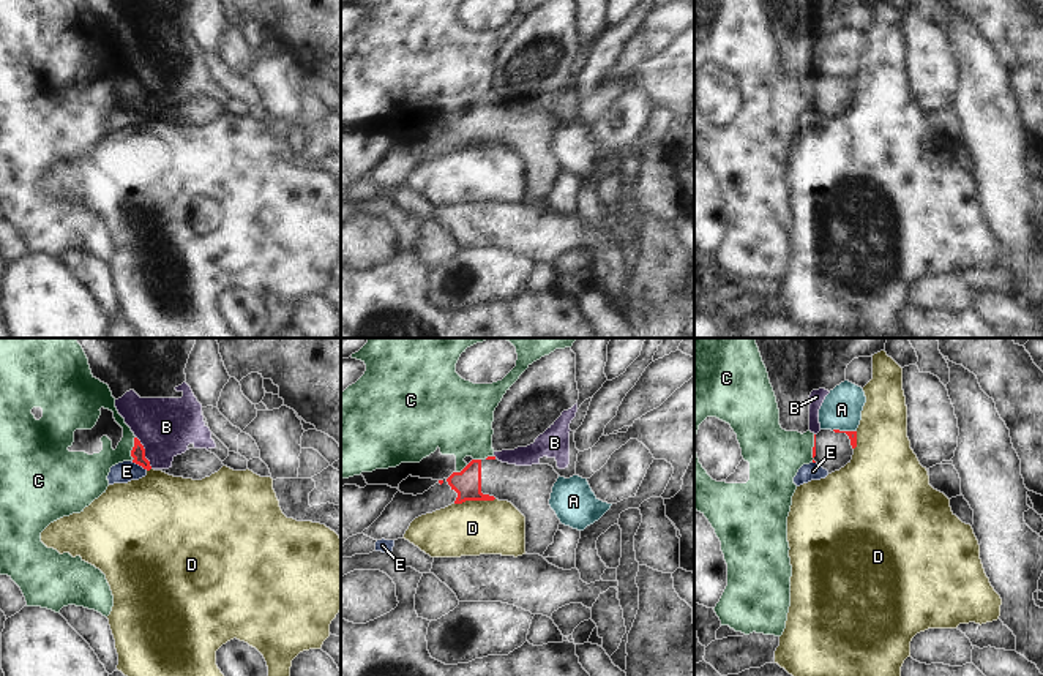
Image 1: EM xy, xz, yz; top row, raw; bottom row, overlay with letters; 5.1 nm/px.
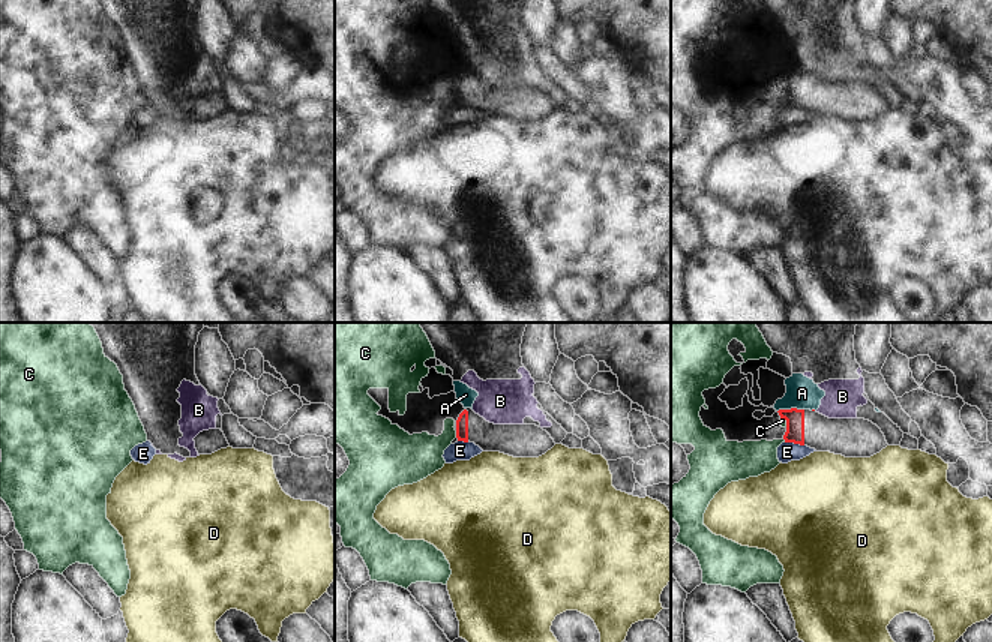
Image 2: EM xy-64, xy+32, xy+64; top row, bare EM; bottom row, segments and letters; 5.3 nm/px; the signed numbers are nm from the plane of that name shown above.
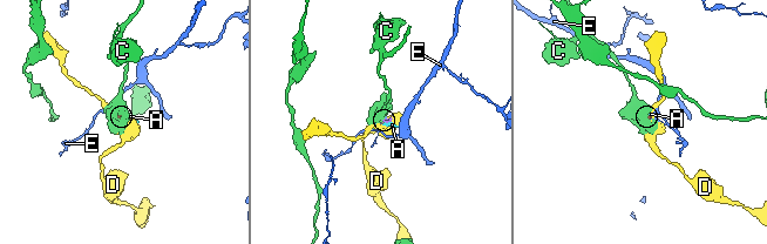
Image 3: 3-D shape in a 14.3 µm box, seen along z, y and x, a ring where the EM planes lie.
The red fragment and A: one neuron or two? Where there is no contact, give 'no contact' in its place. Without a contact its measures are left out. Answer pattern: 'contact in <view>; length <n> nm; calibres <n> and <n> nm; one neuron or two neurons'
contact in yz; length 130 nm; calibres 50 and 200 nm; two neurons

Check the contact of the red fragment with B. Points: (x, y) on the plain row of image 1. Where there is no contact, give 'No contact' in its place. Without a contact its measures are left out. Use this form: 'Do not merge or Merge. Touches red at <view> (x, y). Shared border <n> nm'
Do not merge. Touches red at xy (144, 98). Shared border 190 nm

